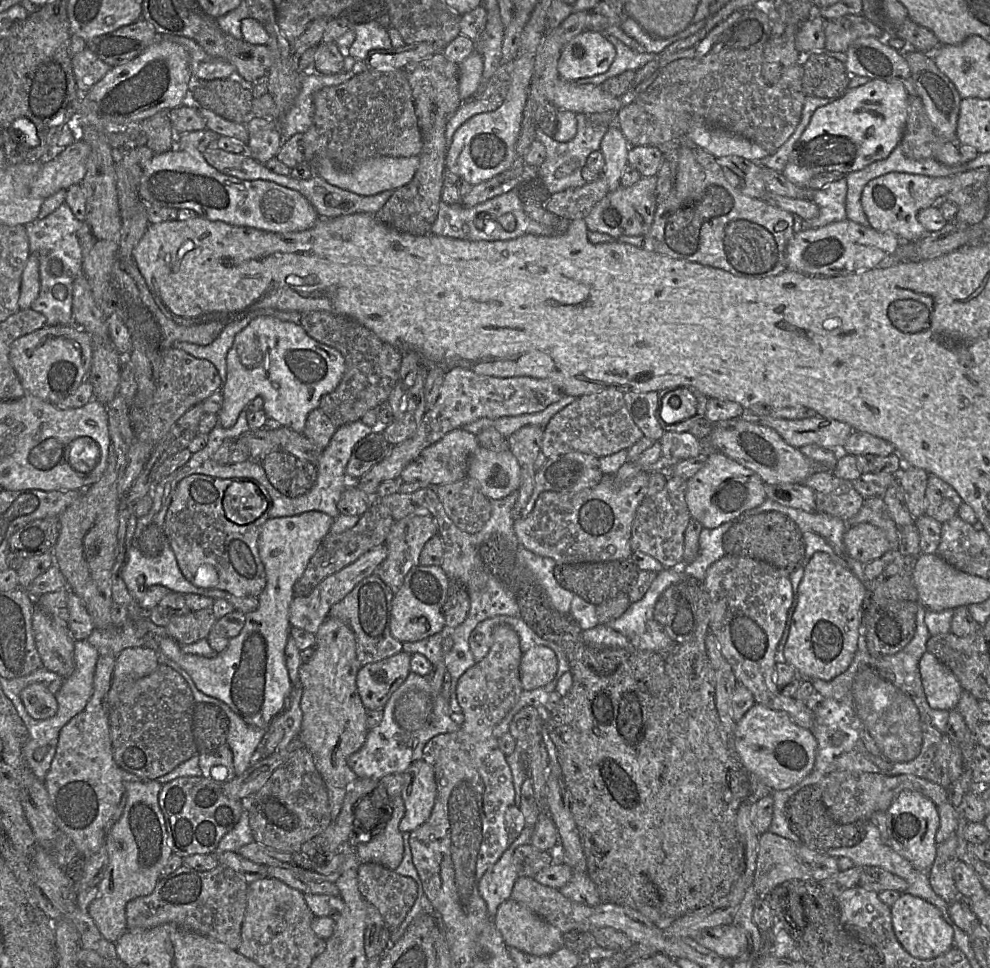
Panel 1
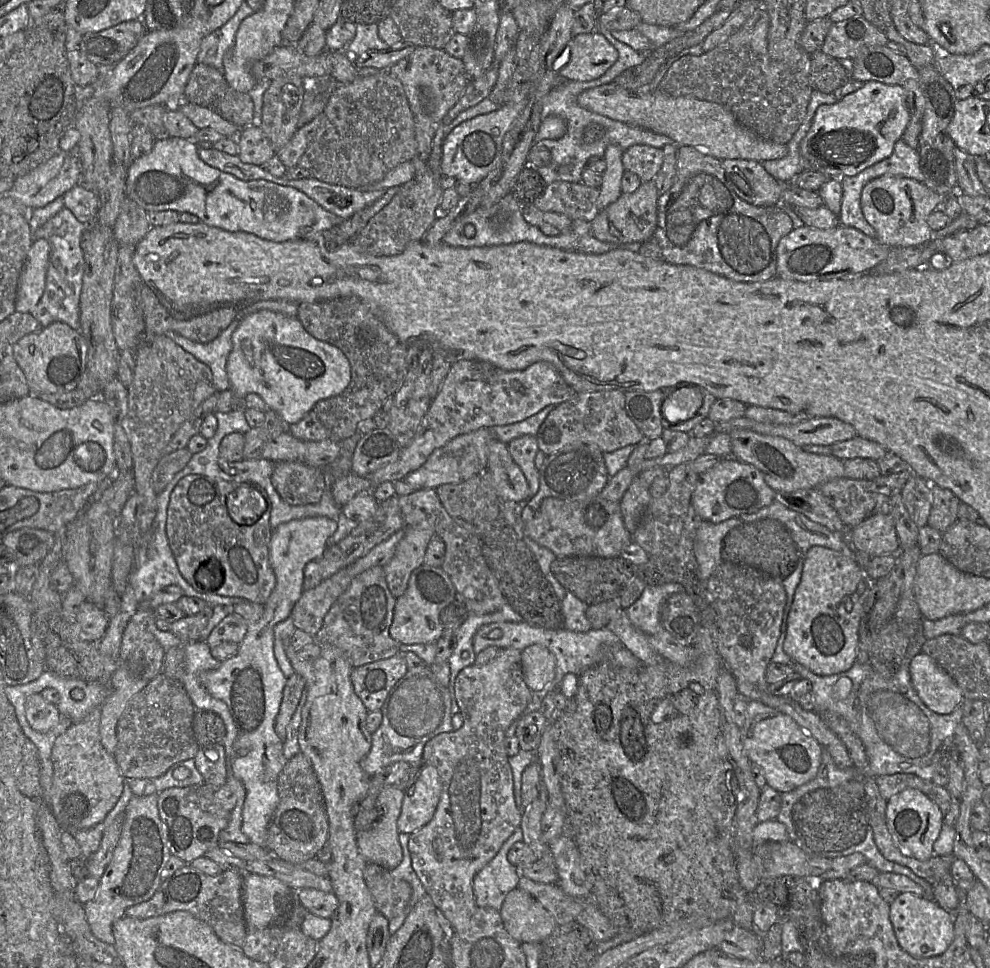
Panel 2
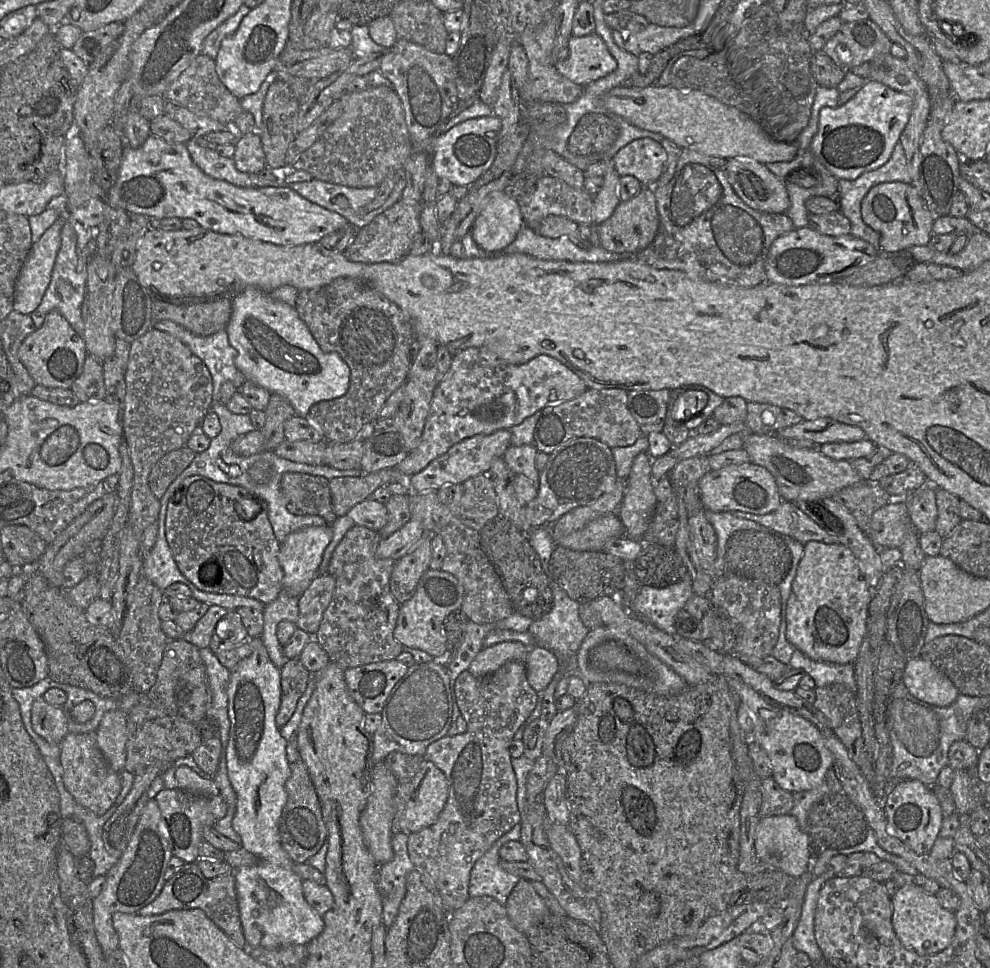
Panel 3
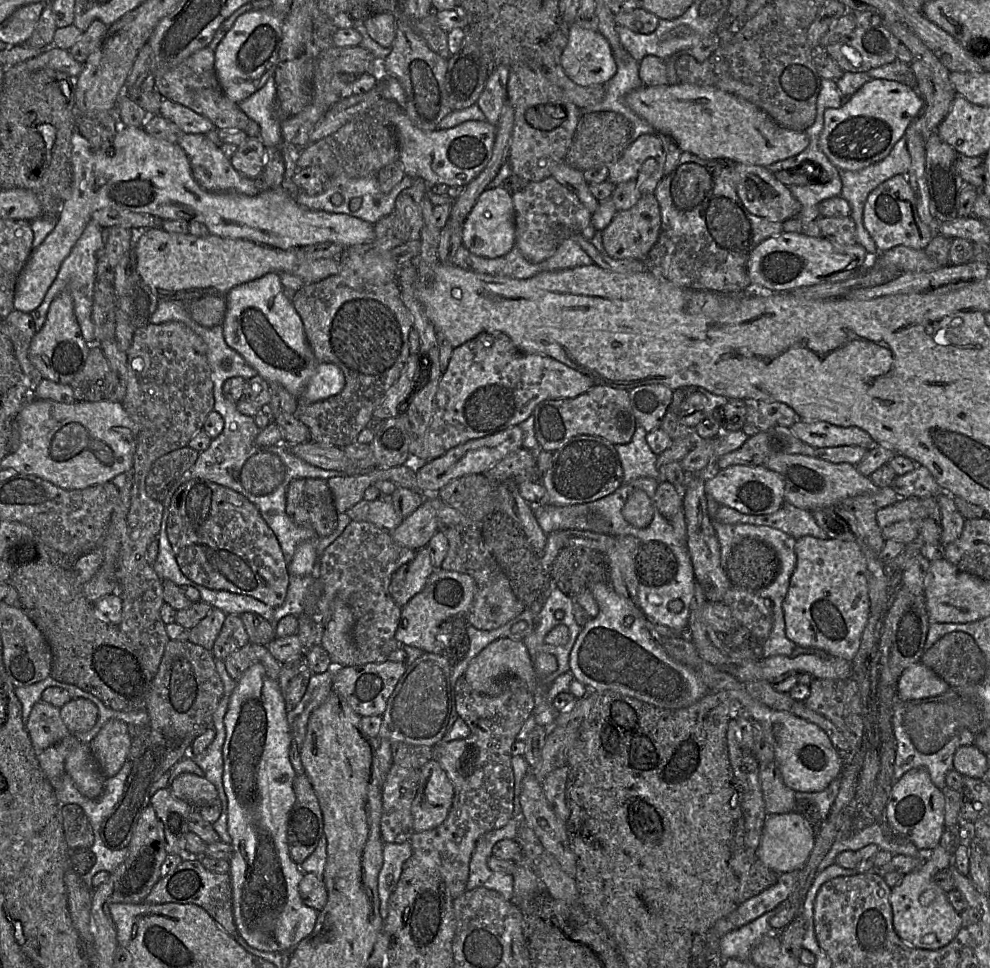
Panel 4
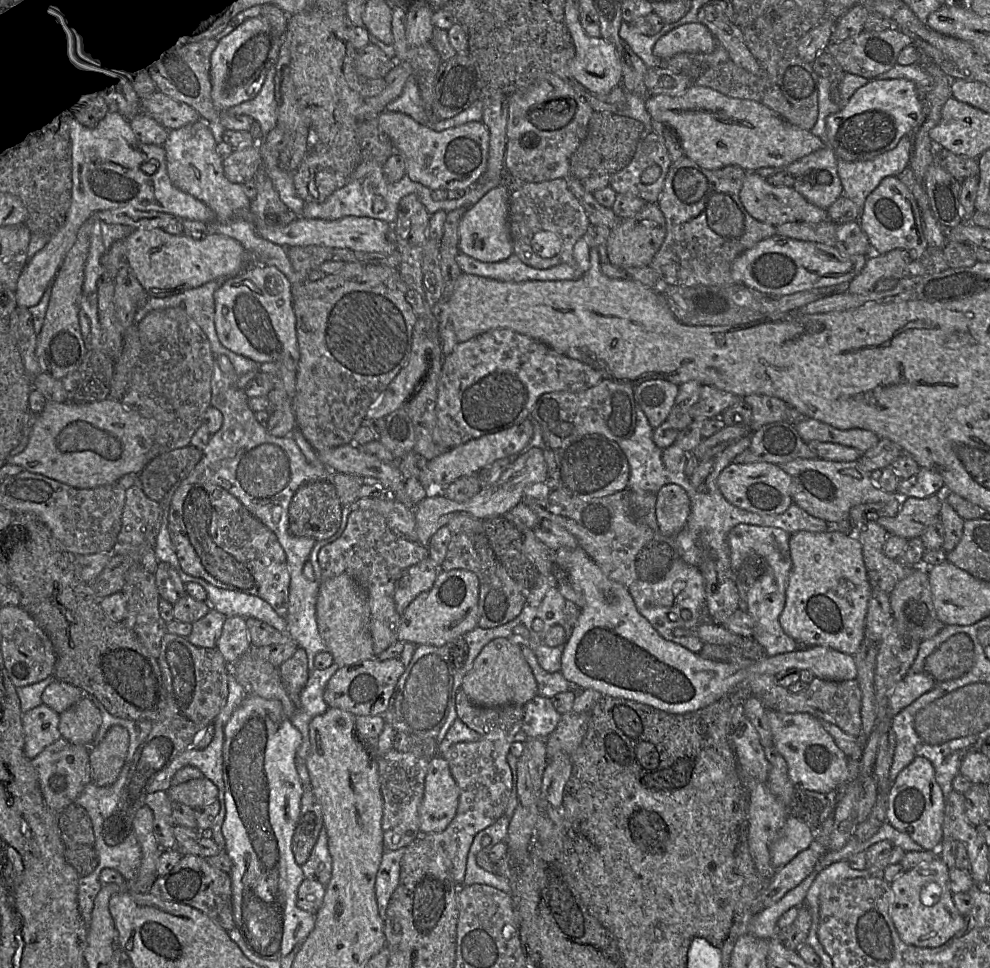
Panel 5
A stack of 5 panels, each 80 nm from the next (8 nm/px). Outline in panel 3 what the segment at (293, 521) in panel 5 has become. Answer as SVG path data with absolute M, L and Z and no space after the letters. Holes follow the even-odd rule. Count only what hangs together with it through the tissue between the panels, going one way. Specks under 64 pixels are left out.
M288 472L280 480L287 510L294 515L316 515L331 525L336 519L332 507L329 482L325 477Z

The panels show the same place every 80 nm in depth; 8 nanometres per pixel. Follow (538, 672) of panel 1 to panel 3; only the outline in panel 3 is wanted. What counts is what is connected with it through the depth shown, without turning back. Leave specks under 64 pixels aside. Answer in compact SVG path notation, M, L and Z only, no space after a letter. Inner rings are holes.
M540 645L530 647L524 664L528 682L538 693L548 686L560 670L560 662L556 654Z

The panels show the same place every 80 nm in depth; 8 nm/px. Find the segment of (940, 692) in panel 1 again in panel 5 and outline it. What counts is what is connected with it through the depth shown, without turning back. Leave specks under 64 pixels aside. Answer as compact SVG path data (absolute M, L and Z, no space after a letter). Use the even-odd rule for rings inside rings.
M925 671L920 673L908 672L889 694L889 718L894 717L903 708L930 691L935 684L936 680Z

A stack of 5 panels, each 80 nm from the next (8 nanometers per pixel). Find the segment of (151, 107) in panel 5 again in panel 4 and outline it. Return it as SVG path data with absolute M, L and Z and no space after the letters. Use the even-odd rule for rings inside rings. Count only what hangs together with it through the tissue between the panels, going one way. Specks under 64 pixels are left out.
M166 98L161 101L158 114L175 123L184 133L207 134L215 129L206 117Z

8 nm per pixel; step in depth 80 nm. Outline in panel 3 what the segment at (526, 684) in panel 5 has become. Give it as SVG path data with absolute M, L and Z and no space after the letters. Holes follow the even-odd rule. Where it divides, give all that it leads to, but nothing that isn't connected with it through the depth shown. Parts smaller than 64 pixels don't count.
M502 641L484 647L474 657L468 671L476 677L482 677L496 671L508 661L525 662L529 649L519 641Z

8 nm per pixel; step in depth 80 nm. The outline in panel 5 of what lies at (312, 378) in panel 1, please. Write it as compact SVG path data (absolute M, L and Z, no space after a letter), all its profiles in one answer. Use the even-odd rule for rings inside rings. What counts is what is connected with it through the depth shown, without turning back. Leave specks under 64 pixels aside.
M257 264L227 278L214 293L215 328L221 344L258 364L281 362L297 371L300 358L292 285L275 266Z

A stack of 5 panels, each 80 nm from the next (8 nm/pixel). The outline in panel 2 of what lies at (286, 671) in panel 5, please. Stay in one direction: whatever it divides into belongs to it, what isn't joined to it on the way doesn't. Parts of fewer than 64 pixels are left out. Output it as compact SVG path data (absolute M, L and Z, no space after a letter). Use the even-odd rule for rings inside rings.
M293 673L287 678L280 709L274 722L275 732L283 742L286 739L287 726L297 708L304 688L305 680L298 673Z

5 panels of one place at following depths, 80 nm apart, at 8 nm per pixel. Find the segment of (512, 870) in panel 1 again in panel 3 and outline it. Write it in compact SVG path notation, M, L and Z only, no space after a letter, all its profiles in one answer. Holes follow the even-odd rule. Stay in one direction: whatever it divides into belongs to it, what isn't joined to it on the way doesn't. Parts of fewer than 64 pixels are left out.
M516 824L502 835L493 846L479 858L470 873L469 896L488 896L505 905L520 877L510 874L500 866L499 849L509 841L520 839L521 825Z

